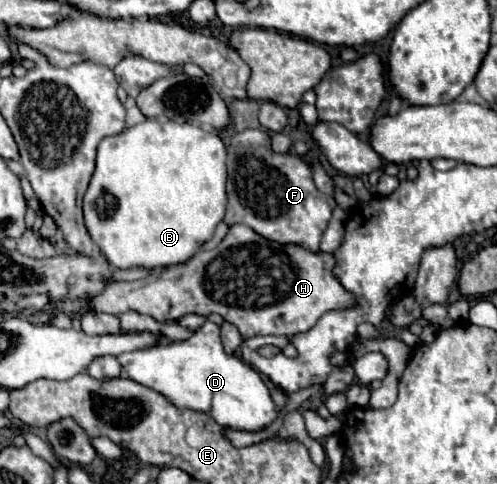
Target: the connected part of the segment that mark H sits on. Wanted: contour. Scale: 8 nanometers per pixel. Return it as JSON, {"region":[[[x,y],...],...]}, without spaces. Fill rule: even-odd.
{"region":[[[233,224],[217,248],[199,250],[187,262],[157,270],[143,280],[113,282],[89,302],[95,312],[121,314],[137,310],[153,316],[157,322],[175,322],[193,312],[203,316],[217,312],[237,326],[243,338],[267,334],[293,336],[313,328],[317,318],[329,310],[357,306],[355,294],[343,288],[333,268],[333,254],[313,254],[301,246],[281,246],[261,238],[245,224]]]}

